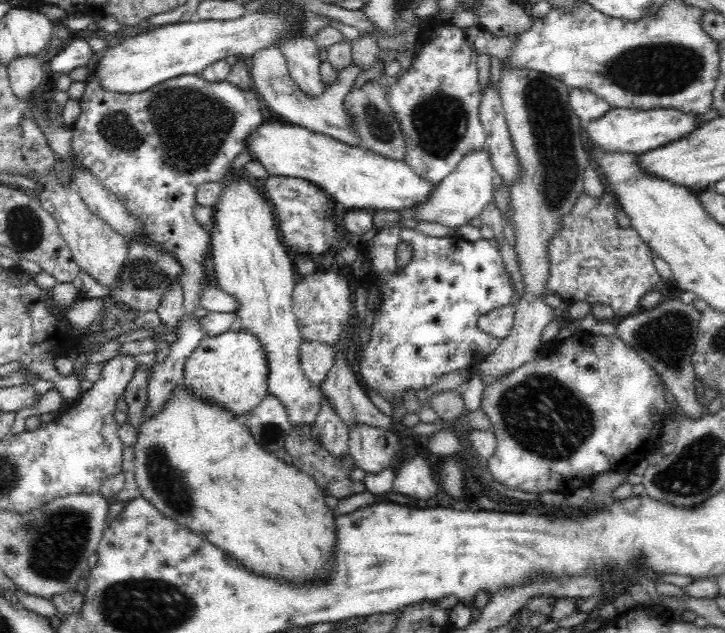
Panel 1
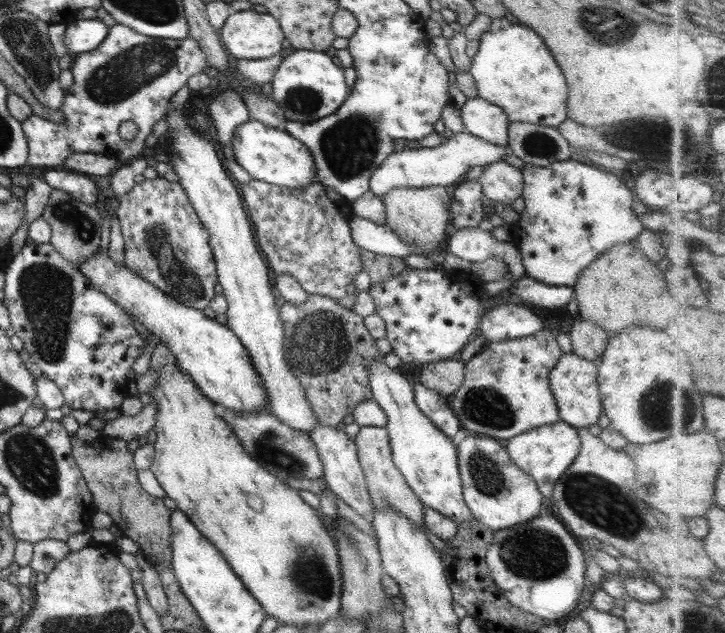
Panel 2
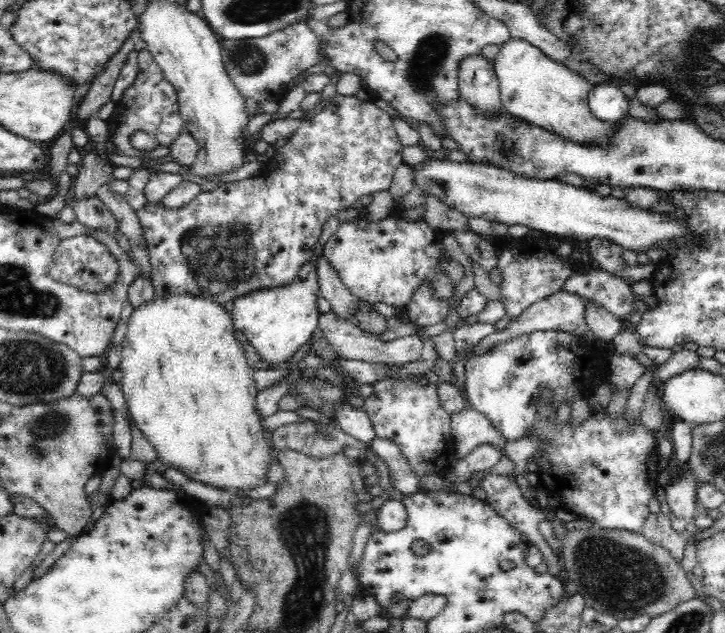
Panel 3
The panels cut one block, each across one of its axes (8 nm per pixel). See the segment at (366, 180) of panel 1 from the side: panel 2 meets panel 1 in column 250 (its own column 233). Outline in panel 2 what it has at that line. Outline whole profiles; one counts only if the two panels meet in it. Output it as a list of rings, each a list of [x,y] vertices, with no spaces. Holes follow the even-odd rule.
[[[249,119],[235,128],[230,147],[234,161],[245,169],[253,180],[285,188],[299,188],[311,181],[317,181],[310,152],[283,129]]]

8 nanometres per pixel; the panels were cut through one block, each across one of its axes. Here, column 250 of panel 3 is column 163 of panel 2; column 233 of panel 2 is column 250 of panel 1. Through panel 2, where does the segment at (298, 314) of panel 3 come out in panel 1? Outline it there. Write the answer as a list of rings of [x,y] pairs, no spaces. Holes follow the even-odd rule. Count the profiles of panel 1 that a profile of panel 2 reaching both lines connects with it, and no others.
[[[227,331],[216,337],[206,337],[188,356],[184,364],[182,389],[194,399],[228,411],[242,420],[268,396],[268,367],[264,349],[258,338],[243,331]]]

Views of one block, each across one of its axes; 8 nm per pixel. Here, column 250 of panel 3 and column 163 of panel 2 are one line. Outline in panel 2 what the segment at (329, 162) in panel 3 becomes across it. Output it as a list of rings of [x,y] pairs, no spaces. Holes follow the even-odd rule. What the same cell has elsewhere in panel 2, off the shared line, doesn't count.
[[[161,177],[144,179],[135,183],[128,193],[116,198],[114,202],[124,242],[124,265],[182,305],[200,311],[208,306],[214,295],[213,288],[218,282],[216,266],[208,243],[208,232],[200,223],[181,185],[177,181],[169,182]]]

